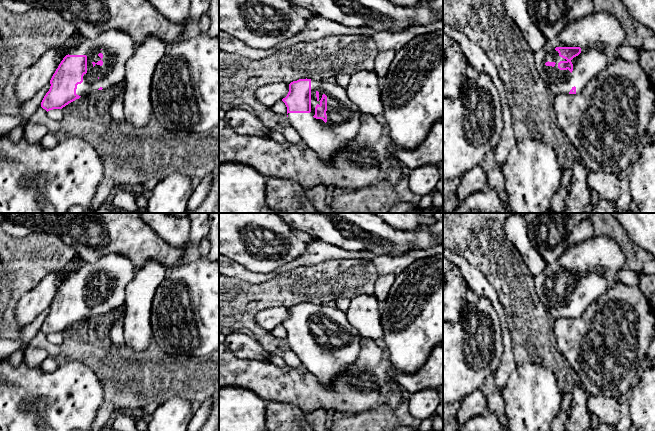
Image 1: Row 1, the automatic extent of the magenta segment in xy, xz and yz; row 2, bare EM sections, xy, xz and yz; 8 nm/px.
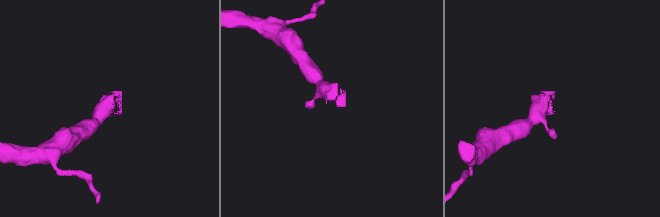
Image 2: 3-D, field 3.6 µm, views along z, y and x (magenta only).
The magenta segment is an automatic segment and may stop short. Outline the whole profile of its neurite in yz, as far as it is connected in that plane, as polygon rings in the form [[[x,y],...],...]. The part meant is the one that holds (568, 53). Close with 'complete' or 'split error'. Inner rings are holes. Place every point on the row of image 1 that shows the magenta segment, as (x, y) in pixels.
[[[593,11],[585,18],[566,25],[557,36],[534,52],[534,66],[546,87],[555,95],[576,94],[610,63],[619,59],[617,48],[624,39],[625,31],[614,14]]] | split error

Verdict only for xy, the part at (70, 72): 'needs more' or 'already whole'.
needs more

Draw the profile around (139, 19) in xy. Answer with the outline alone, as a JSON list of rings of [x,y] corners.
[[[0,0],[0,3],[7,10],[18,14],[35,8],[55,11],[87,39],[96,38],[109,30],[122,31],[137,44],[148,37],[162,39],[168,45],[187,38],[182,25],[168,20],[147,0]]]

